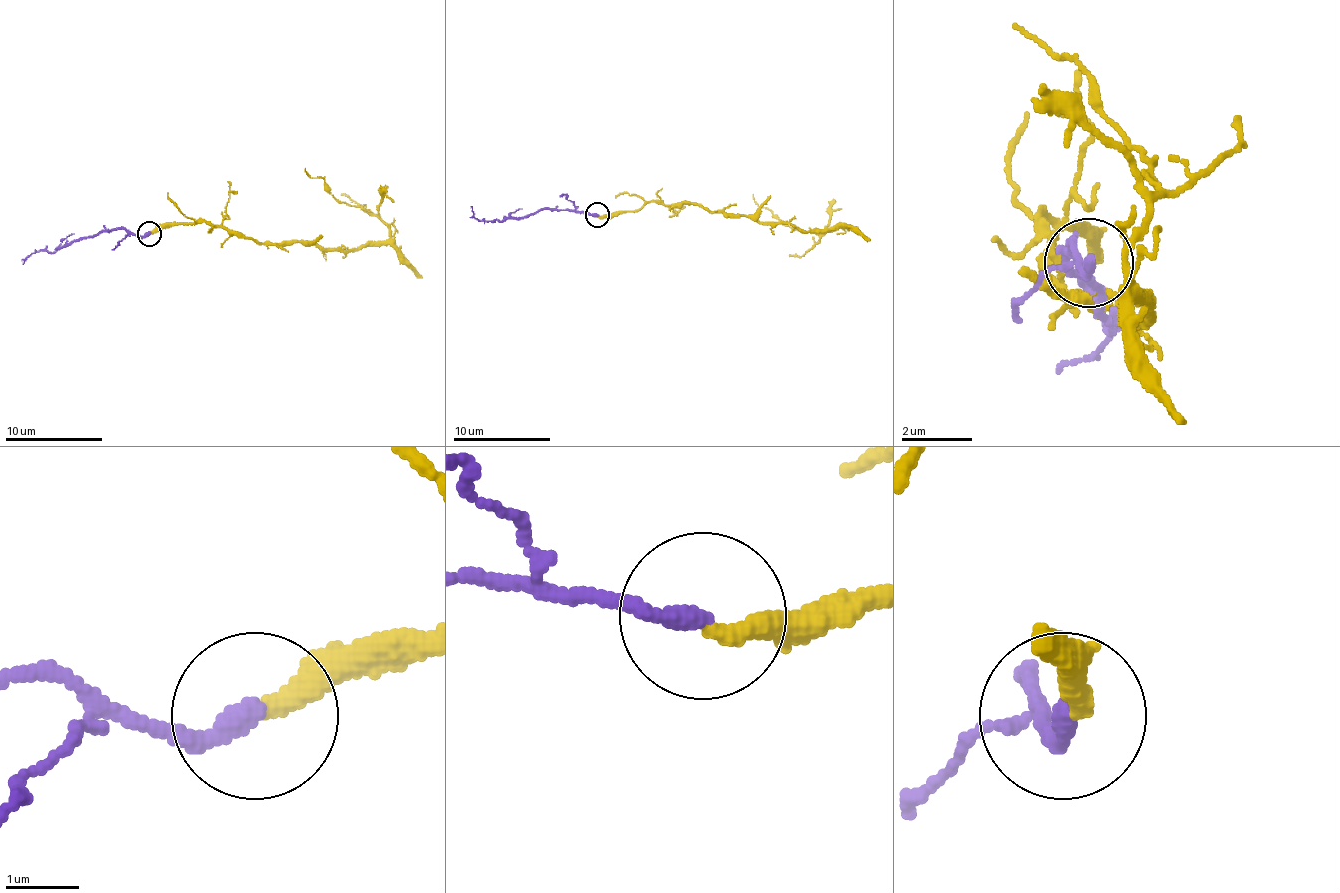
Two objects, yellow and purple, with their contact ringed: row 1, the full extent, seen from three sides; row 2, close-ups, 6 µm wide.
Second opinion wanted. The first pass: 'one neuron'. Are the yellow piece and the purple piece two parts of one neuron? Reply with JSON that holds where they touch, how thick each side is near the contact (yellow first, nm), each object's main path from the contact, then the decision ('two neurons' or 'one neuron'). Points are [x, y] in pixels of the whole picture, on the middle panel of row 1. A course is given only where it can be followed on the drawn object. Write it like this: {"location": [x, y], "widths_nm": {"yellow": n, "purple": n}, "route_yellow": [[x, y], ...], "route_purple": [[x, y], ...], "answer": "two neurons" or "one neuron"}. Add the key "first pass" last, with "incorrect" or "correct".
{"location": [597, 215], "widths_nm": {"yellow": 280, "purple": 300}, "route_yellow": [[598, 215], [659, 201], [753, 215], [761, 223], [836, 225], [821, 235], [785, 225], [753, 193]], "route_purple": [[598, 215], [547, 208], [515, 218], [483, 220], [474, 215], [471, 205]], "answer": "one neuron", "first pass": "correct"}

